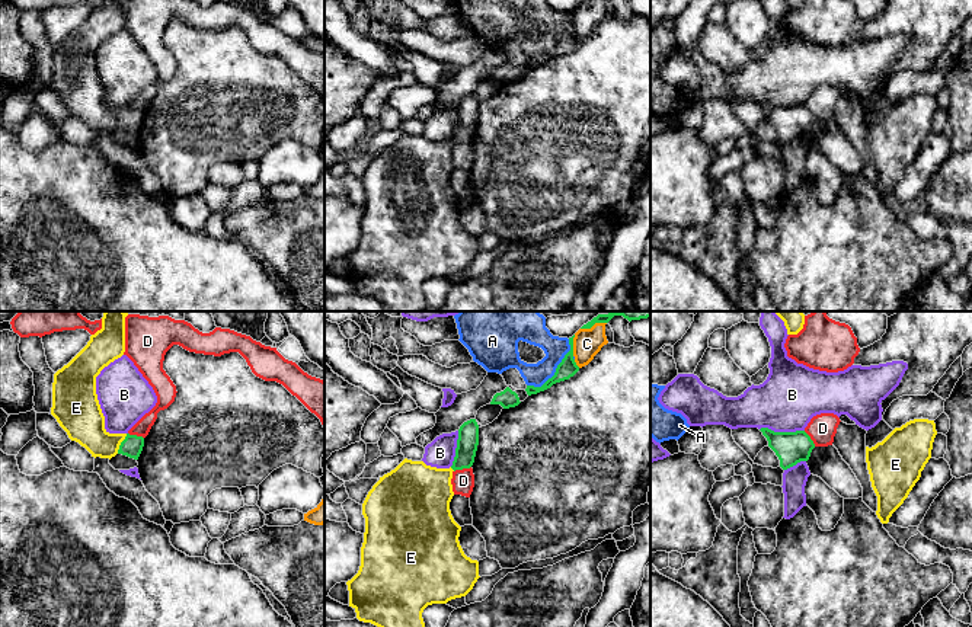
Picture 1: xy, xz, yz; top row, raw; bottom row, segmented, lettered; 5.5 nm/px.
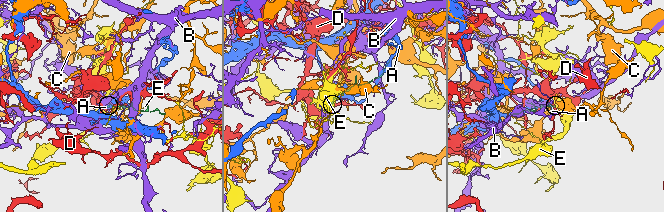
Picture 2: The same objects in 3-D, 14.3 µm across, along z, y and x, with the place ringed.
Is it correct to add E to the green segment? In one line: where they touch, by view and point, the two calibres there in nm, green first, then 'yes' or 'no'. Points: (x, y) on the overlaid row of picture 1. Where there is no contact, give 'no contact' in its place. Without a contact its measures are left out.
meets green in xy at (121, 444); 120 nm thick on the green side, 220 nm on the other; yes

